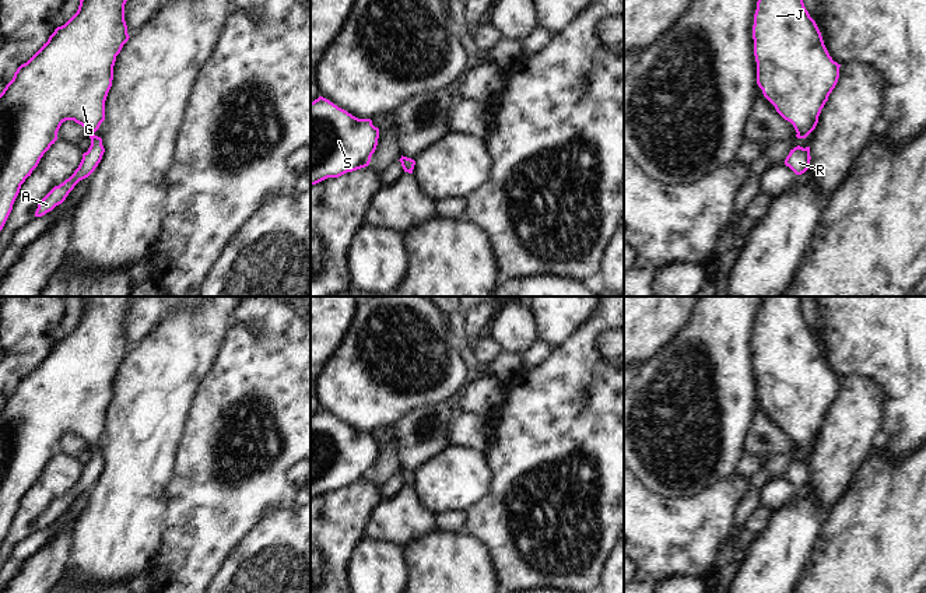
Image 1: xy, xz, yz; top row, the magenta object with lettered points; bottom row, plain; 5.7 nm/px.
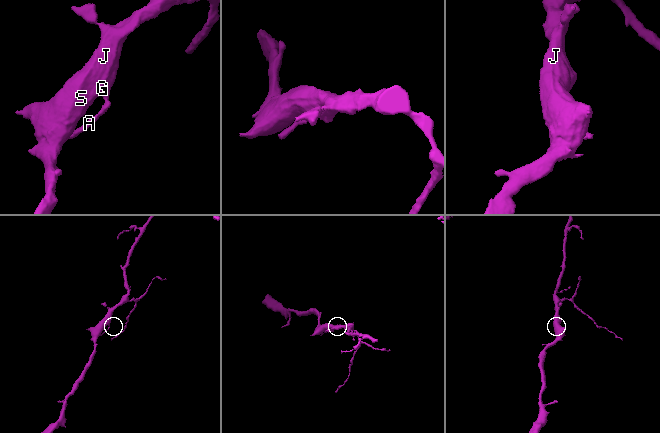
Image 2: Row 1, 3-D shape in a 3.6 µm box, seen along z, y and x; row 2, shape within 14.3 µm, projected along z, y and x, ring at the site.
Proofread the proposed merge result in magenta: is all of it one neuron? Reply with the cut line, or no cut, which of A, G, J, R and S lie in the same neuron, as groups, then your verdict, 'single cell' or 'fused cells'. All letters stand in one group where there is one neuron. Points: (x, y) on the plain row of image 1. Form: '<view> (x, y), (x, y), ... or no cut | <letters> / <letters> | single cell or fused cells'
no cut | A G J R S | single cell

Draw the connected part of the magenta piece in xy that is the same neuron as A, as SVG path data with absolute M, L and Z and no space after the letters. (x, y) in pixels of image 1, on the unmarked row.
M83 296L83 309L77 326L62 340L57 340L48 355L14 386L13 393L0 407L0 544L3 543L21 498L38 480L43 467L57 453L63 435L74 434L88 443L91 459L74 487L59 499L55 499L38 517L35 530L42 530L62 517L74 499L88 491L102 473L105 462L102 452L94 446L105 434L105 414L112 400L116 369L129 354L124 334L124 317L133 296Z

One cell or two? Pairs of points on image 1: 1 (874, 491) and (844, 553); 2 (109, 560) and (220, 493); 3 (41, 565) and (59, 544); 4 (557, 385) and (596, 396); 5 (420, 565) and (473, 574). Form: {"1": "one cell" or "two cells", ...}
{"1": "one cell", "2": "two cells", "3": "one cell", "4": "one cell", "5": "one cell"}

